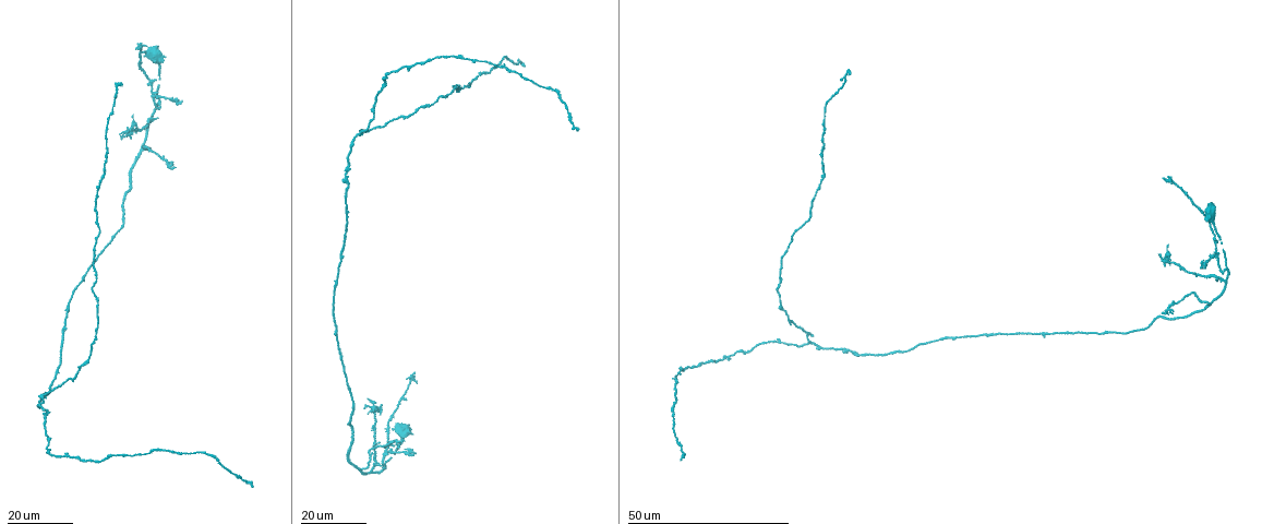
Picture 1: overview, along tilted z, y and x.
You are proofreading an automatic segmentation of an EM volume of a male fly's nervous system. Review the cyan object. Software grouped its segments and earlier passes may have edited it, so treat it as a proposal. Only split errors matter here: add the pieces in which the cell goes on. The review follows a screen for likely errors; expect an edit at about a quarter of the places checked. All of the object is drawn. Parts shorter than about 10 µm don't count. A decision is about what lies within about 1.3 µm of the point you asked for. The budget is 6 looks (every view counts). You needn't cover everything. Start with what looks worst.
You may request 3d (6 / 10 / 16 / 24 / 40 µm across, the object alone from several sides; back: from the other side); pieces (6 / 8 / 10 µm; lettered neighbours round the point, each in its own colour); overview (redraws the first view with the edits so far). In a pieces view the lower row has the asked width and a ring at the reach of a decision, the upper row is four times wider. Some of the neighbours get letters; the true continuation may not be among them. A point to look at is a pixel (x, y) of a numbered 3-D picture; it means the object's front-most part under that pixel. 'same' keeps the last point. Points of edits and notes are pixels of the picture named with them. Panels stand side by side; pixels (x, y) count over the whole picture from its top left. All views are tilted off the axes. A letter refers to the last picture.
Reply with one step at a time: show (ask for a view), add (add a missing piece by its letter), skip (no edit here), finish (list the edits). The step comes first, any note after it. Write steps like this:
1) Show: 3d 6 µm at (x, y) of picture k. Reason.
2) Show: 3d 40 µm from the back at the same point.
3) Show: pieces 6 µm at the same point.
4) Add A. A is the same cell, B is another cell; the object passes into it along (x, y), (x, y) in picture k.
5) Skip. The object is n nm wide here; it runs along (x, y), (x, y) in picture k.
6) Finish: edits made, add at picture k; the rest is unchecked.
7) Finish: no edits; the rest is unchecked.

Show: 3d 24 µm at (392, 459) of picture 1. Branch stops here.

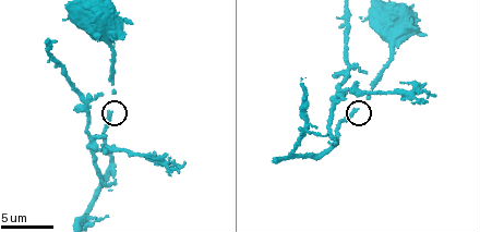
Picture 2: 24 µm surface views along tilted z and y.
Show: pieces 10 µm at (112, 113) of picture 2.

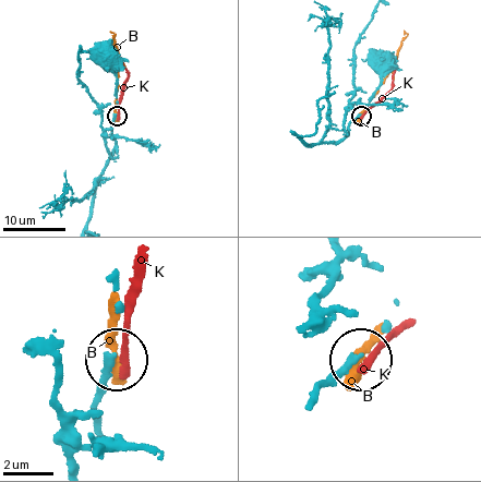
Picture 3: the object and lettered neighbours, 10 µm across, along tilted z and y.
Skip. B and K are other cells; no lettered piece goes on from it.

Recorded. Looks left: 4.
Show: 3d 16 µm at (139, 46) of picture 1. Long arm stops here.

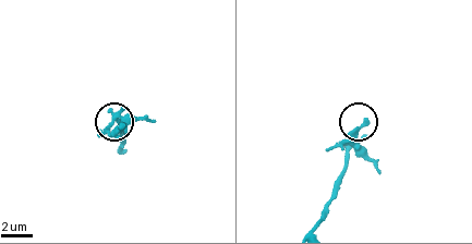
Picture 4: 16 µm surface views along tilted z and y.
Show: 3d 10 µm at (121, 125) of picture 4.

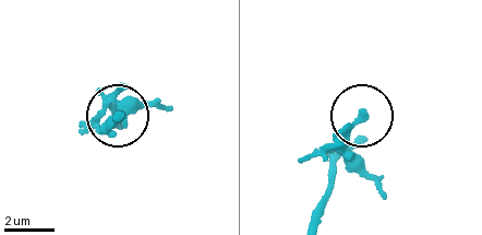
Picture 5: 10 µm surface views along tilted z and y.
Show: pieces 8 µm at (119, 118) of picture 5. What lies round it.

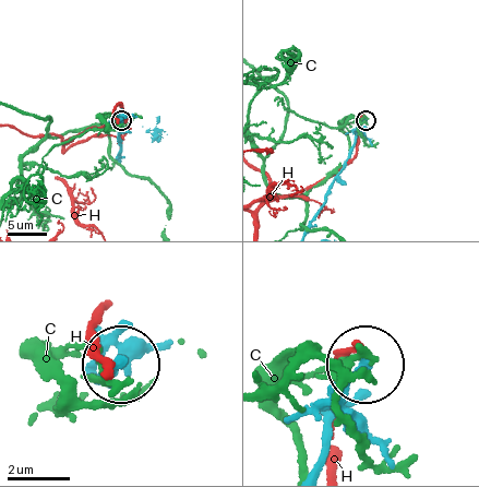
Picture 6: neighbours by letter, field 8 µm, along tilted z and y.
Skip. C and H are other cells; no lettered piece goes on from it.

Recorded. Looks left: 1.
Finish: no edits; the rest is unchecked.

